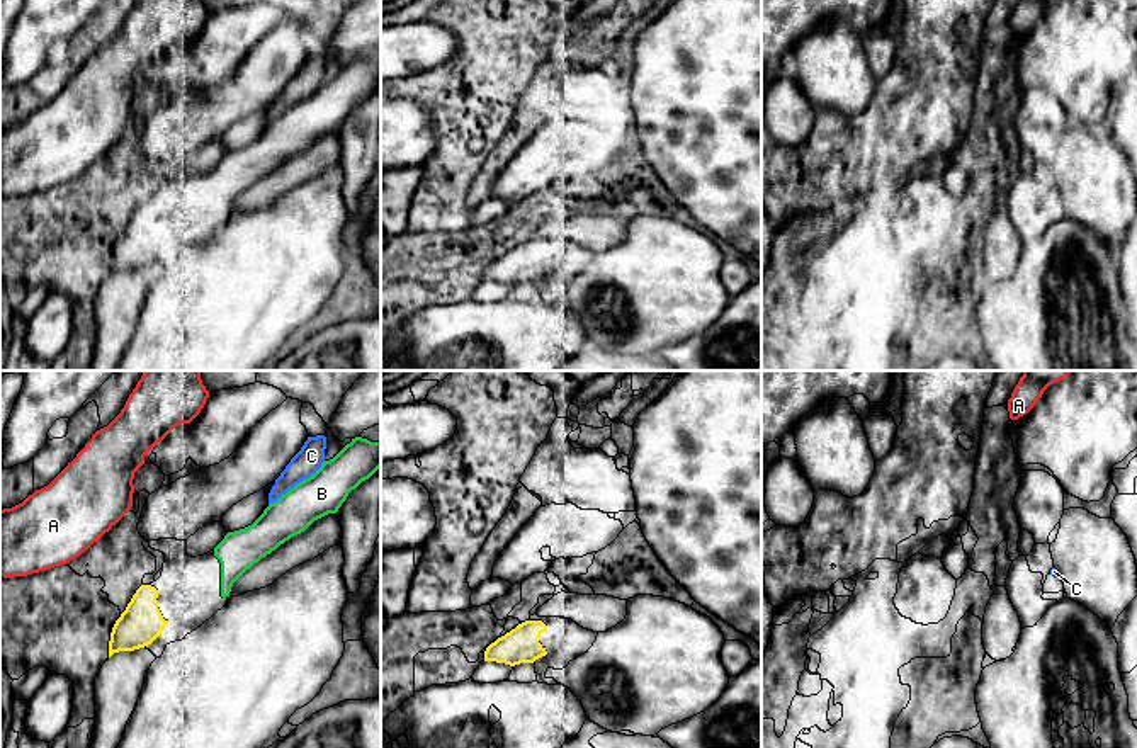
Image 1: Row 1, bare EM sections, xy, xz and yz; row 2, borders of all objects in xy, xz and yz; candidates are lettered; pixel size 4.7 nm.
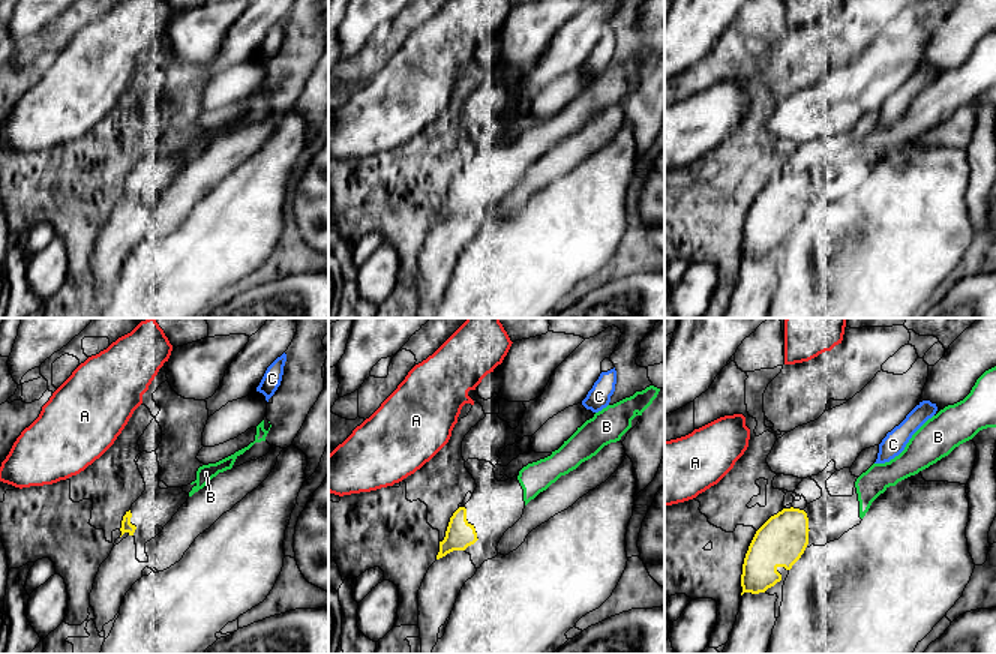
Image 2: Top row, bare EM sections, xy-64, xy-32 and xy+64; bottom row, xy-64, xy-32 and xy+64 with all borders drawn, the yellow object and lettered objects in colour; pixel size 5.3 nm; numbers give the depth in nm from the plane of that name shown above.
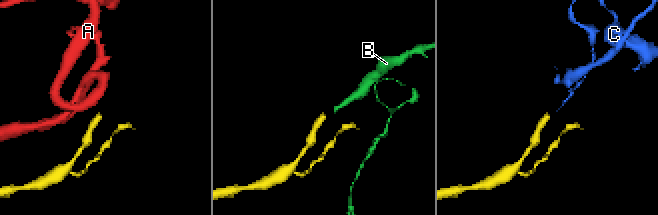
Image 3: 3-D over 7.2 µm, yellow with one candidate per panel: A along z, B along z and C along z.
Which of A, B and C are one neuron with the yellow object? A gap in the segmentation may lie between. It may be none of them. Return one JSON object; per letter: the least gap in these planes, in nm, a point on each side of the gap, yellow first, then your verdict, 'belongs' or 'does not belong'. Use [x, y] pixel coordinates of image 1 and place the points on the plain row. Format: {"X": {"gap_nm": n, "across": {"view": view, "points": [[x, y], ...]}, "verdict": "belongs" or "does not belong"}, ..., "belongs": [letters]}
{"A": {"gap_nm": 300, "across": {"view": "xy", "points": [[141, 204], [97, 158]]}, "verdict": "does not belong"}, "B": {"gap_nm": 280, "across": {"view": "xy", "points": [[167, 240], [221, 215]]}, "verdict": "belongs"}, "C": {"gap_nm": 650, "across": {"view": "xy", "points": [[157, 209], [269, 123]]}, "verdict": "does not belong"}, "belongs": ["B"]}

